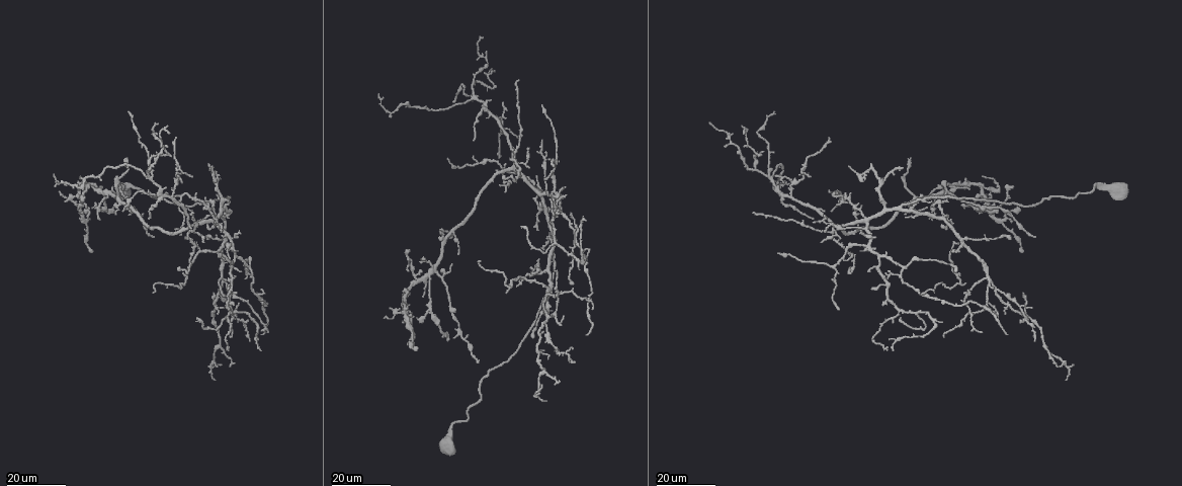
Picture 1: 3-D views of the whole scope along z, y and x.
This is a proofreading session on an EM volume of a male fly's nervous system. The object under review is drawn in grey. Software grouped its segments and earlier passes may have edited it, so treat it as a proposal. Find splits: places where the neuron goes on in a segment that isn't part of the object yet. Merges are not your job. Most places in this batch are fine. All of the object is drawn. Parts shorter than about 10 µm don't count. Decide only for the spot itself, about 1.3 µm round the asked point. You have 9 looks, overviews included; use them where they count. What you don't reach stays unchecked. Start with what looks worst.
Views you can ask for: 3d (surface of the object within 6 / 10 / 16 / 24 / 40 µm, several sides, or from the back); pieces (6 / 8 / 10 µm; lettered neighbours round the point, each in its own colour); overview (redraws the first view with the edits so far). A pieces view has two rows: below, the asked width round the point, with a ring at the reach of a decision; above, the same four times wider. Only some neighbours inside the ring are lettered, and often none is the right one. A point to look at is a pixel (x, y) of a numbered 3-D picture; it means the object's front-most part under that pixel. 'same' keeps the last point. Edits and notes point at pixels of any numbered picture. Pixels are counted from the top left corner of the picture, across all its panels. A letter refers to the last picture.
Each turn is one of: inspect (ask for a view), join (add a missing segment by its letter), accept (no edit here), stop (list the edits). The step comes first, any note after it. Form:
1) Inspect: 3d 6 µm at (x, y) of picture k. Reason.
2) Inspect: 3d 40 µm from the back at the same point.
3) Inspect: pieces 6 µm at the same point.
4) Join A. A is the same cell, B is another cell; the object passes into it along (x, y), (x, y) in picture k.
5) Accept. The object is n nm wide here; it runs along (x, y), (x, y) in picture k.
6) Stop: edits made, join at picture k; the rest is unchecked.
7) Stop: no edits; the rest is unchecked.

Inspect: 3d 24 µm at (539, 230) of picture 1. Branch stops here.

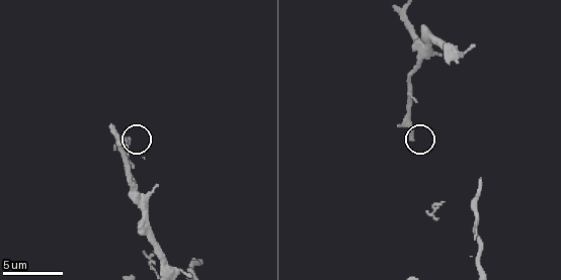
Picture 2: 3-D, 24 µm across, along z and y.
Inspect: pieces 6 µm at (414, 139) of picture 2.

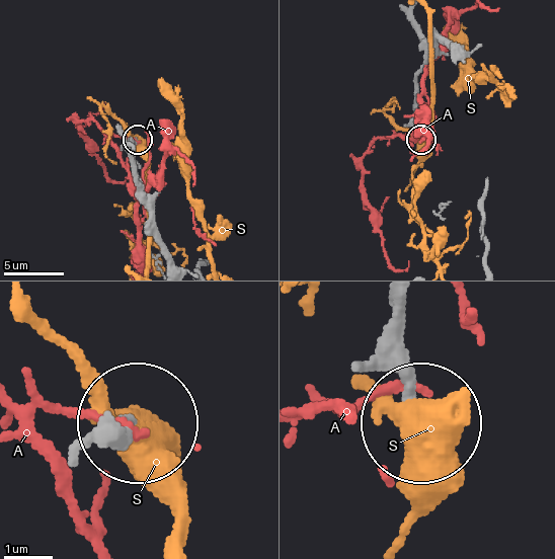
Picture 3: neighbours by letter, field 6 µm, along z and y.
Accept. A and S are other cells; no lettered segment goes on from it.

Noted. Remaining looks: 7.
Inspect: 3d 24 µm at (814, 219) of picture 1.

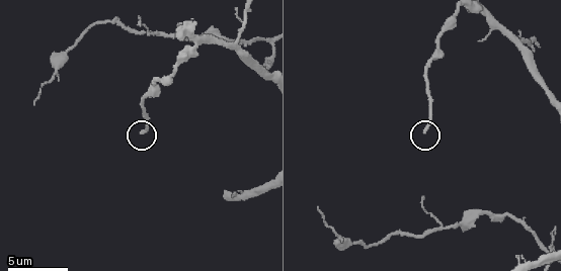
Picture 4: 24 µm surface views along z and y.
Inspect: pieces 8 µm at (426, 131) of picture 4.

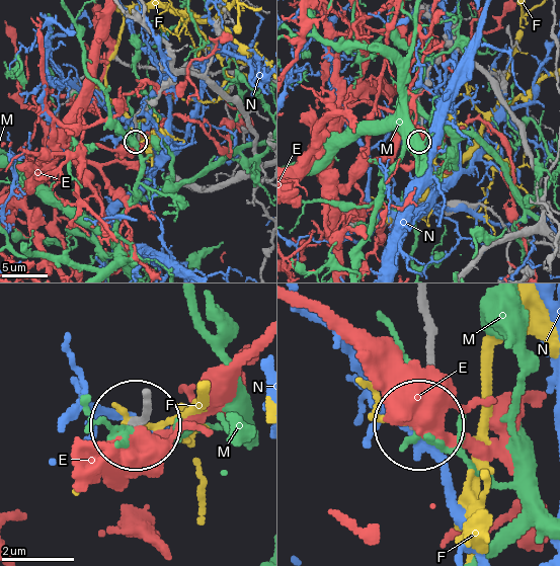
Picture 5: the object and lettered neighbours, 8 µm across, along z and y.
Accept. E, F, M and N are other cells; none of them fits.

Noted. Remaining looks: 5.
Inspect: 3d 16 µm at (836, 309) of picture 1. An open end.

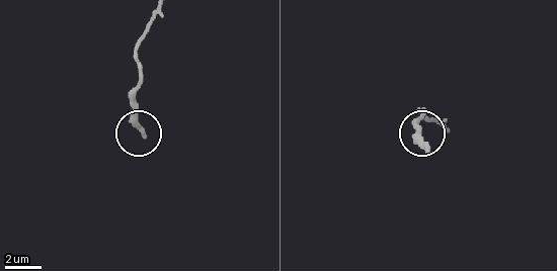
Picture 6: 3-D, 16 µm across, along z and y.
Inspect: pieces 10 µm at (427, 149) of picture 6. What lies round it.

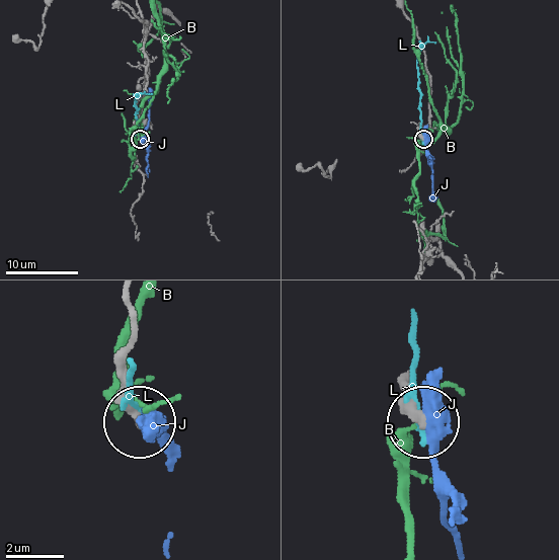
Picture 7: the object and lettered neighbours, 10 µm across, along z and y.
Accept. B, J and L are other cells; no lettered segment goes on from it.

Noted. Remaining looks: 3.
Inspect: 3d 24 µm at (424, 258) of picture 1.

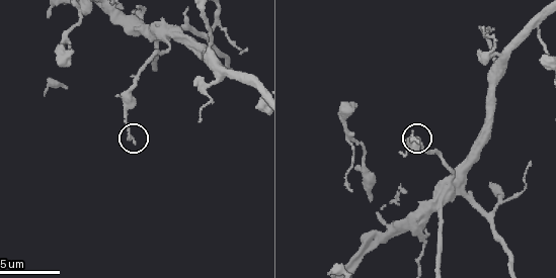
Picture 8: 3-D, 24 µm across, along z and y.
Inspect: pieces 6 µm at (135, 143) of picture 8.

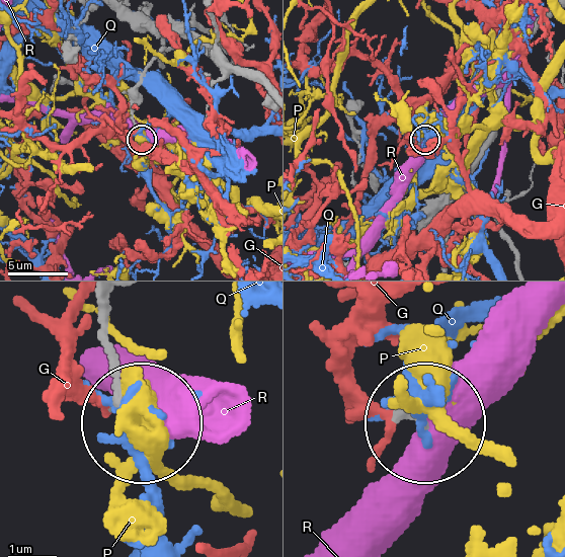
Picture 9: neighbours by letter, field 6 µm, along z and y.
Accept. G, P, Q and R are other cells; none of them fits.

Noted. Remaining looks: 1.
Stop: no edits; the rest is unchecked.

